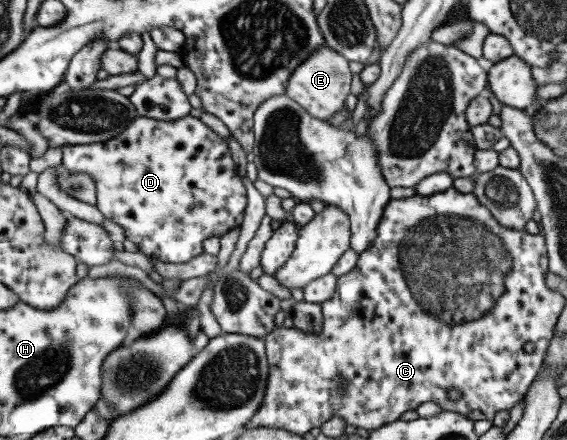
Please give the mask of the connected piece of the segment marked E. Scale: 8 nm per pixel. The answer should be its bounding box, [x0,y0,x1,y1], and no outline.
[284,44,352,121]

